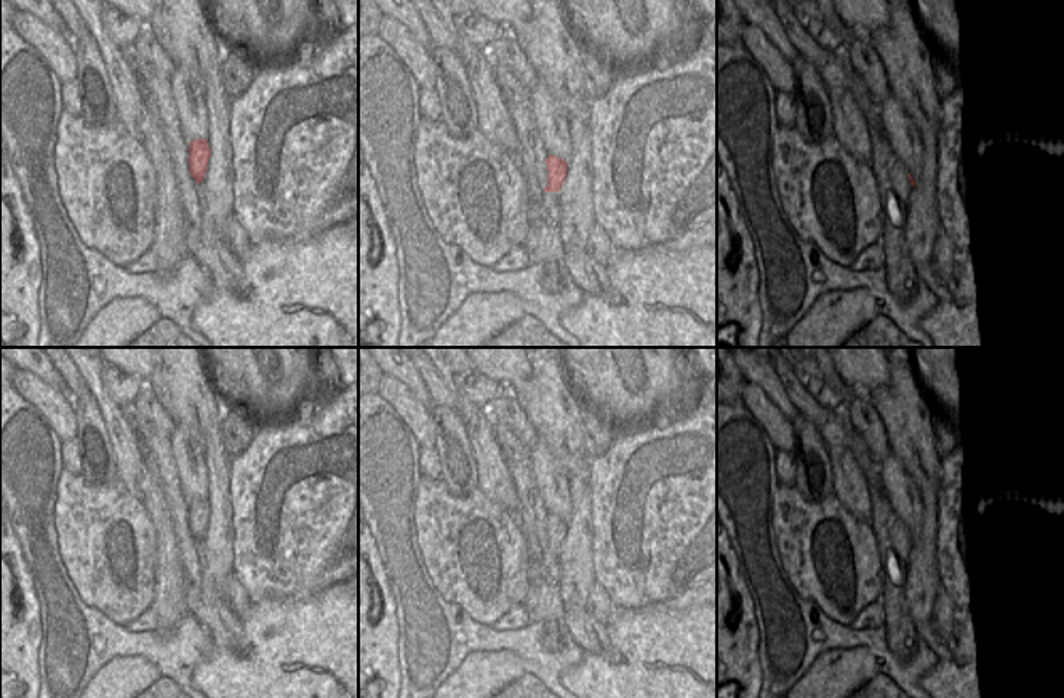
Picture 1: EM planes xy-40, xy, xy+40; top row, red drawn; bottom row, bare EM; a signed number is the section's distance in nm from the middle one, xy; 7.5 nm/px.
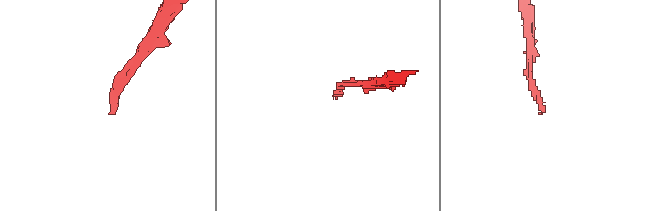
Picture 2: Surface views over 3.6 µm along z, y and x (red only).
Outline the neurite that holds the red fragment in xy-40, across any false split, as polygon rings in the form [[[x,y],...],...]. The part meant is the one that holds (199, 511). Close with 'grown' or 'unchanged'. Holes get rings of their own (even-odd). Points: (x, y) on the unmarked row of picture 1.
[[[194,498],[189,501],[189,532],[197,543],[202,541],[208,525],[210,506],[208,498]]]; unchanged

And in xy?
[[[547,512],[547,517],[541,520],[536,527],[536,540],[542,551],[560,551],[565,540],[566,520],[558,515]]]; grown

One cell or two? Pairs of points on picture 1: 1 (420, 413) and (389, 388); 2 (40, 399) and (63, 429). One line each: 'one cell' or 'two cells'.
1: one cell
2: one cell

